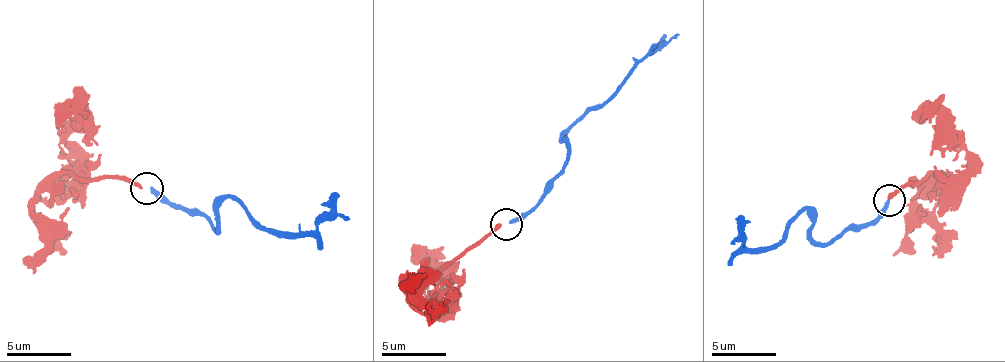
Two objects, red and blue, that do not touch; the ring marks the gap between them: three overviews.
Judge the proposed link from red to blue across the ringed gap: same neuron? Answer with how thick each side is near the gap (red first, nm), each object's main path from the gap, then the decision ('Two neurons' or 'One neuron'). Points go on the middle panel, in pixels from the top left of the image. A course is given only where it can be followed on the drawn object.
Thickness 280 nm (red) against 360 nm. Course of red: (503, 226), (429, 277), (410, 300), (421, 311), (441, 313), (434, 300), (444, 275), (426, 253), (411, 246). Course of blue: (509, 222), (533, 206), (552, 178), (563, 171), (566, 149), (562, 136), (580, 117), (609, 97), (665, 35). One neuron

